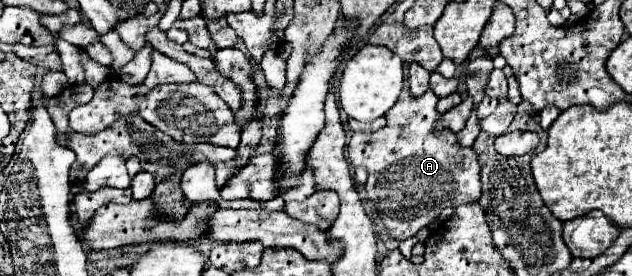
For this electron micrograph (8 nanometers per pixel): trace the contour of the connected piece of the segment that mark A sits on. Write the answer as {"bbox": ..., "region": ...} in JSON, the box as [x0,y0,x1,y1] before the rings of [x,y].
{"bbox":[347,62,481,240],"region":[[[409,62],[403,64],[404,68],[404,86],[399,100],[395,106],[387,112],[387,126],[377,130],[377,132],[355,132],[351,136],[351,142],[347,146],[349,150],[349,162],[359,168],[365,166],[369,170],[369,180],[365,184],[367,196],[371,202],[375,202],[381,208],[381,220],[387,228],[387,232],[397,238],[397,240],[407,240],[415,236],[423,226],[431,224],[443,208],[447,206],[457,206],[457,198],[461,194],[461,204],[477,202],[481,198],[481,180],[479,180],[479,160],[473,148],[463,148],[459,140],[455,138],[453,132],[441,132],[433,134],[433,126],[439,120],[439,112],[435,110],[437,96],[433,92],[425,92],[423,96],[413,96],[409,90]]]}

